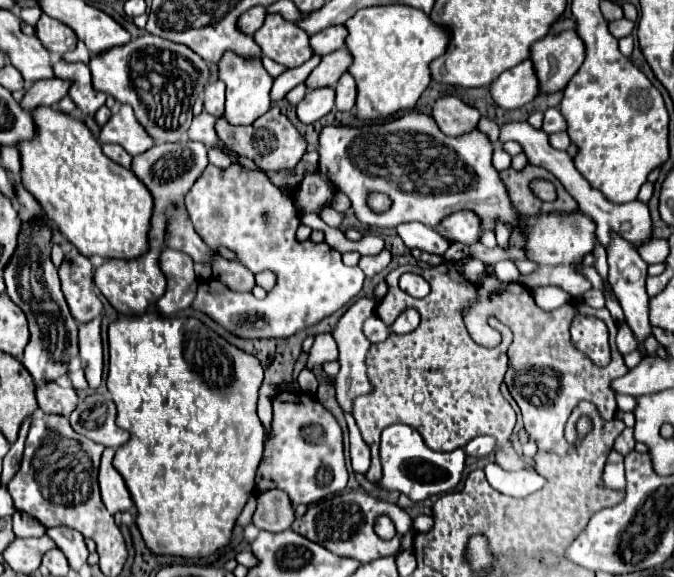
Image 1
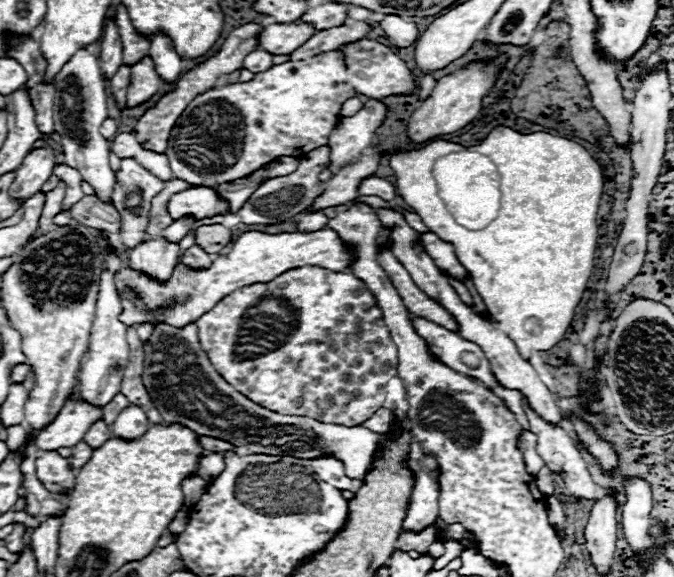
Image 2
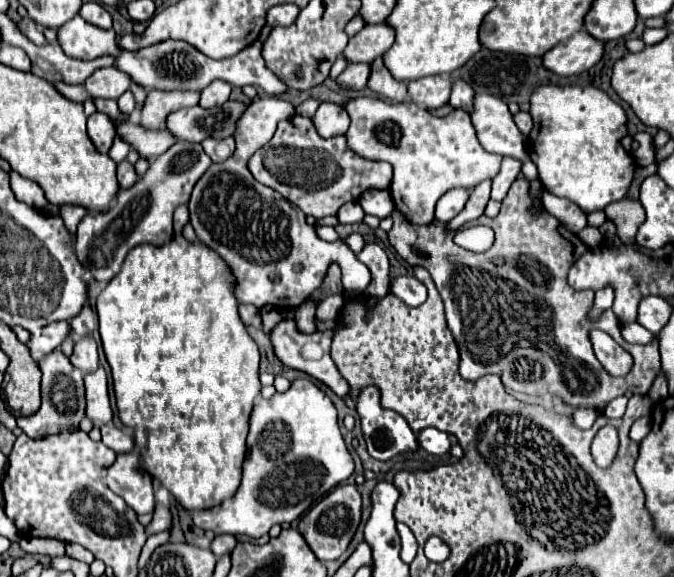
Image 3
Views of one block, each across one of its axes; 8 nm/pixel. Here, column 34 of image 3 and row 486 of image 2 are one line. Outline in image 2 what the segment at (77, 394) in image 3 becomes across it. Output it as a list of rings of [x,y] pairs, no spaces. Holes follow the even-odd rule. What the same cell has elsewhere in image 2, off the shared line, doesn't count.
[[[412,442],[406,464],[414,472],[414,488],[406,508],[402,530],[422,532],[438,518],[438,462],[432,456],[426,456],[420,444]]]

